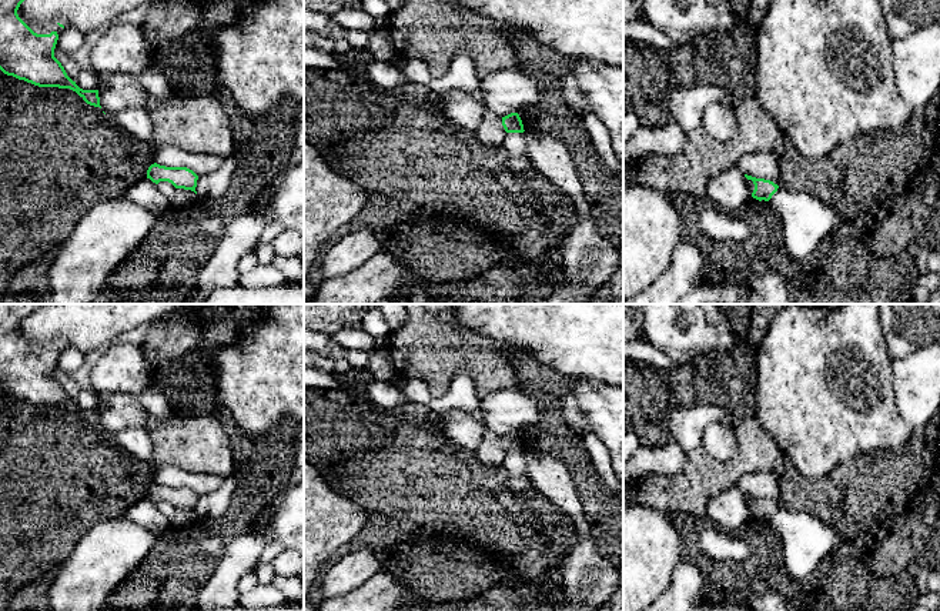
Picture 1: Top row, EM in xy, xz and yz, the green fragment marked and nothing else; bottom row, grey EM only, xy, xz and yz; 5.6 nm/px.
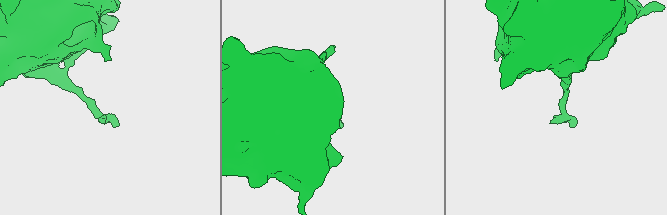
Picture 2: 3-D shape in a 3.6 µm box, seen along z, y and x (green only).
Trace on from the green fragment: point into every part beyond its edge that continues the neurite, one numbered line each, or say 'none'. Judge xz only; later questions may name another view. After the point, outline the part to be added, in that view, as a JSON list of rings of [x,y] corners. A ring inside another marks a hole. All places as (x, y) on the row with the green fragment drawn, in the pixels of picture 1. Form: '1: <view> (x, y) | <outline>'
none

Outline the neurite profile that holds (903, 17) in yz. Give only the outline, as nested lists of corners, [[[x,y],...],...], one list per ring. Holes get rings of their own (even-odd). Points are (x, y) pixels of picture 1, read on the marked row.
[[[880,0],[880,6],[892,40],[940,23],[940,0]]]

